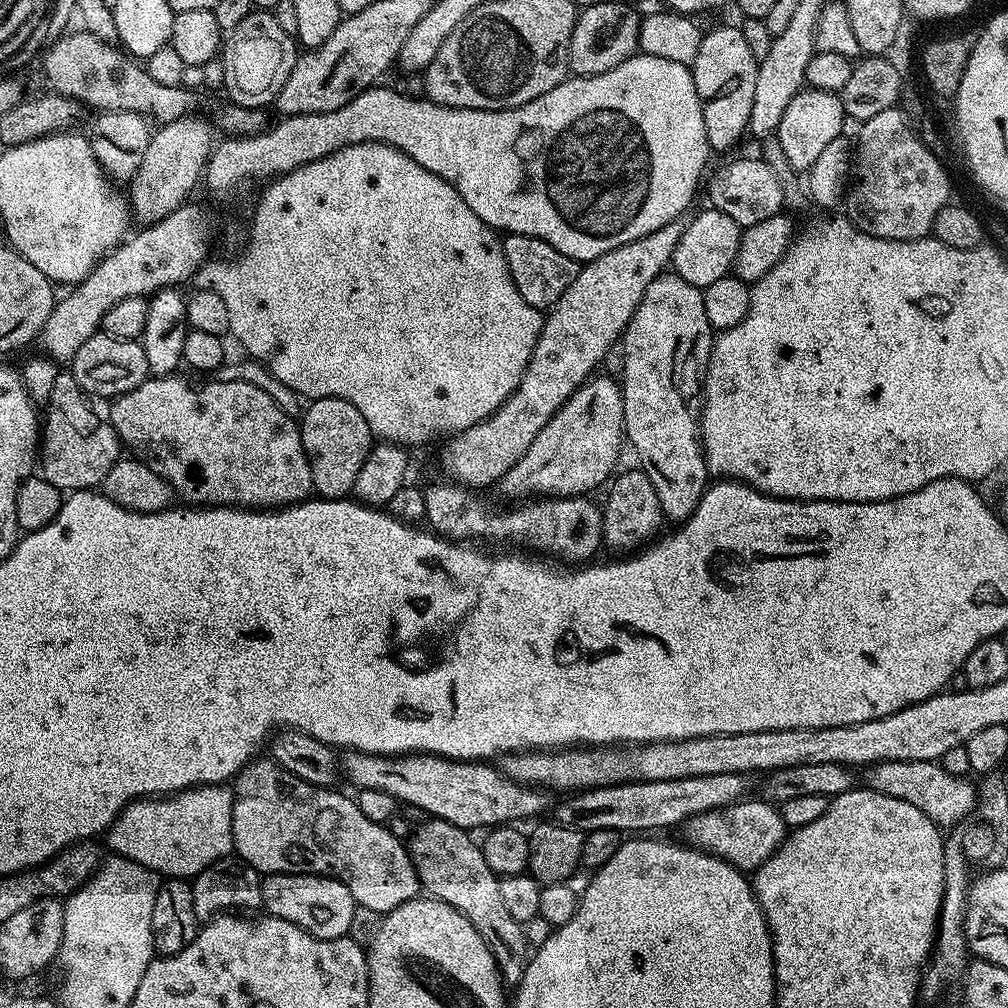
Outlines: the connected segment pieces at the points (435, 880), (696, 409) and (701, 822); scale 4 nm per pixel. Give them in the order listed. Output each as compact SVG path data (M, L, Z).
M425 819L425 824L417 830L410 840L410 851L414 870L420 879L421 889L431 899L449 904L458 914L462 914L482 934L486 946L493 955L500 971L500 979L505 985L520 983L524 965L530 956L530 947L524 941L525 929L504 908L498 891L500 877L486 862L484 849L471 840L465 829L454 826L445 820Z
M661 274L646 286L646 294L638 302L630 322L624 327L622 345L624 344L624 380L622 379L622 391L624 393L624 435L627 443L632 444L636 451L636 456L640 459L639 467L654 482L654 494L658 494L658 502L664 511L665 521L683 522L690 518L694 512L704 489L710 483L710 473L708 463L704 460L704 445L700 443L700 414L702 411L702 385L704 383L704 373L708 370L708 359L712 353L712 341L714 339L714 330L706 318L706 306L704 305L704 293L701 289L695 288L690 282L686 282L675 274Z
M745 798L738 804L731 804L729 808L698 814L684 821L683 843L698 848L701 852L708 852L727 864L733 864L745 874L755 873L756 869L762 866L762 862L769 860L784 843L786 825L777 805L764 798L752 799Z

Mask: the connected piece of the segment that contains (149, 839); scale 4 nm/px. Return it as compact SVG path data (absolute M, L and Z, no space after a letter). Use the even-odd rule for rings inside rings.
M210 784L202 788L187 788L184 792L173 792L167 796L159 798L141 798L132 801L119 816L116 821L112 823L112 827L106 833L108 844L113 849L111 850L115 855L138 862L142 866L146 866L151 872L155 872L164 878L195 878L199 872L206 870L206 866L210 866L214 862L231 857L234 852L234 845L232 843L232 815L234 814L234 802L236 801L233 789L223 784Z

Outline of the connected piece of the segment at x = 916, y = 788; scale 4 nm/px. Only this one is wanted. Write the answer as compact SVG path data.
M927 760L926 762L882 762L881 764L871 765L867 772L867 787L872 788L878 794L886 794L890 798L902 798L902 802L910 802L910 806L918 806L918 810L922 810L922 814L926 814L926 818L930 818L944 830L951 829L967 818L978 799L977 789L974 784L972 788L971 779L950 774L935 760Z

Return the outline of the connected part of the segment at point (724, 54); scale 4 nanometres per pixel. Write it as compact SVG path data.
M739 27L716 28L713 32L705 31L701 35L697 56L692 60L690 67L702 106L708 147L713 153L724 152L727 148L734 147L743 136L746 136L750 120L750 105L754 103L754 78L757 63L754 54L750 54L750 46L746 46L746 38L740 32Z

